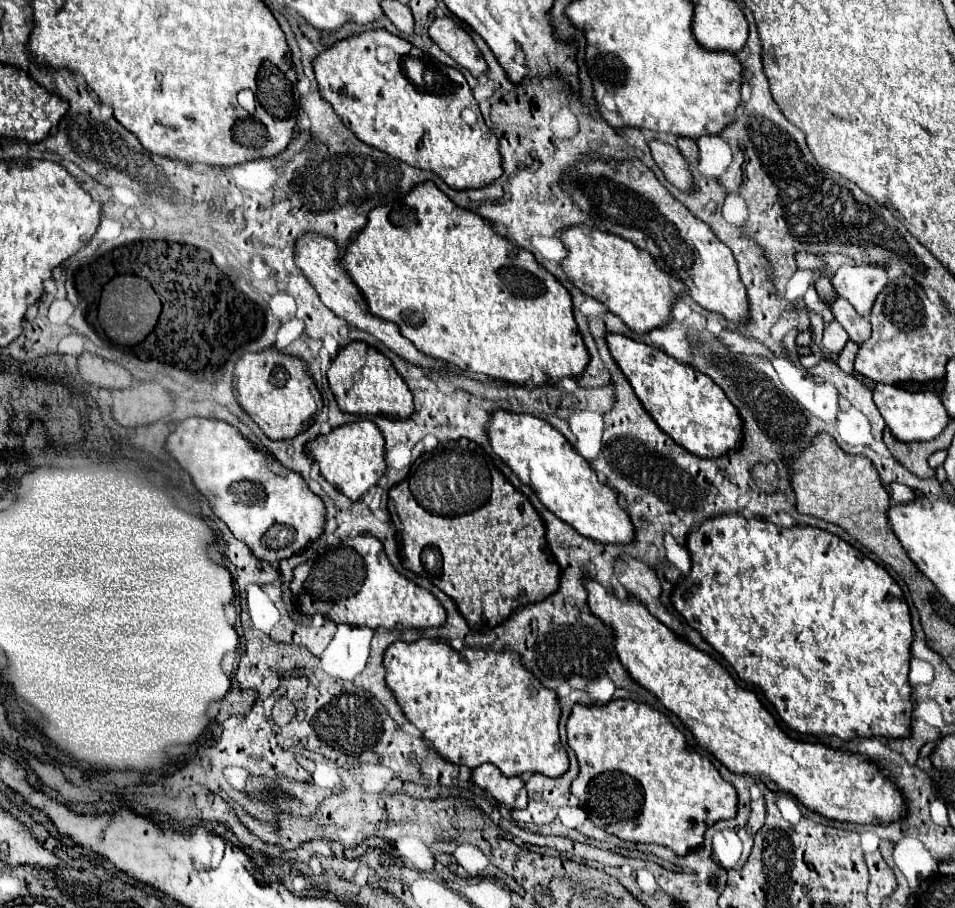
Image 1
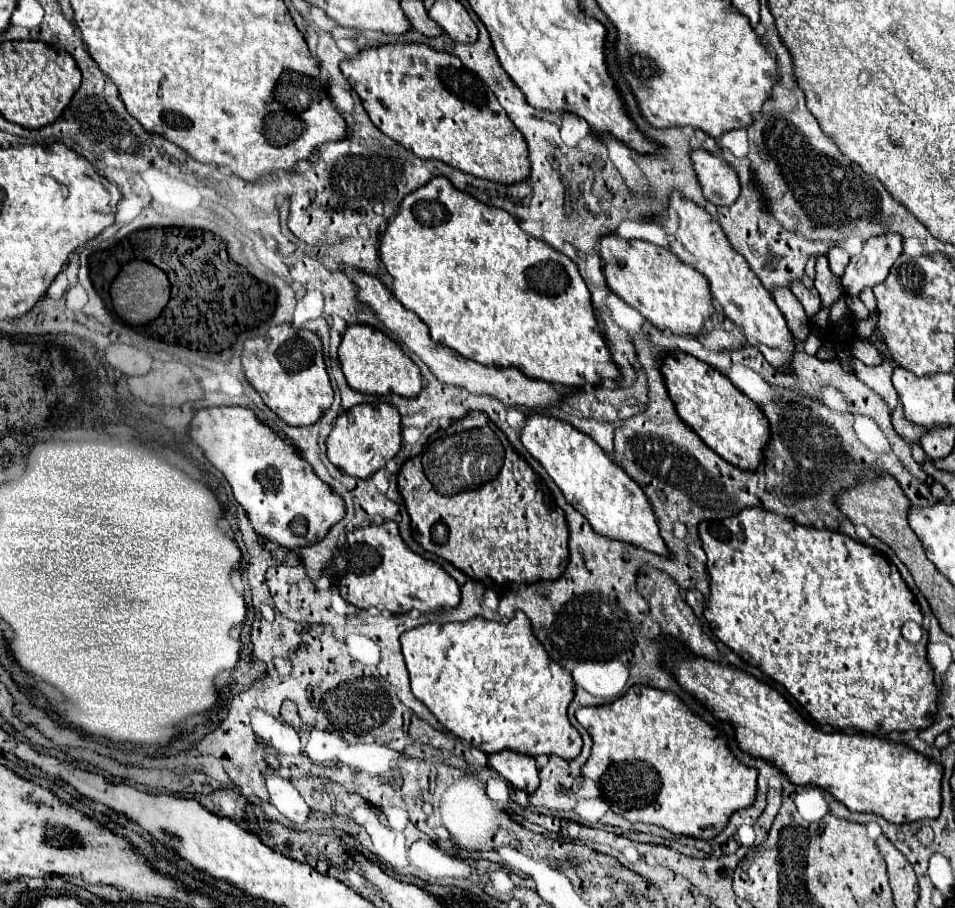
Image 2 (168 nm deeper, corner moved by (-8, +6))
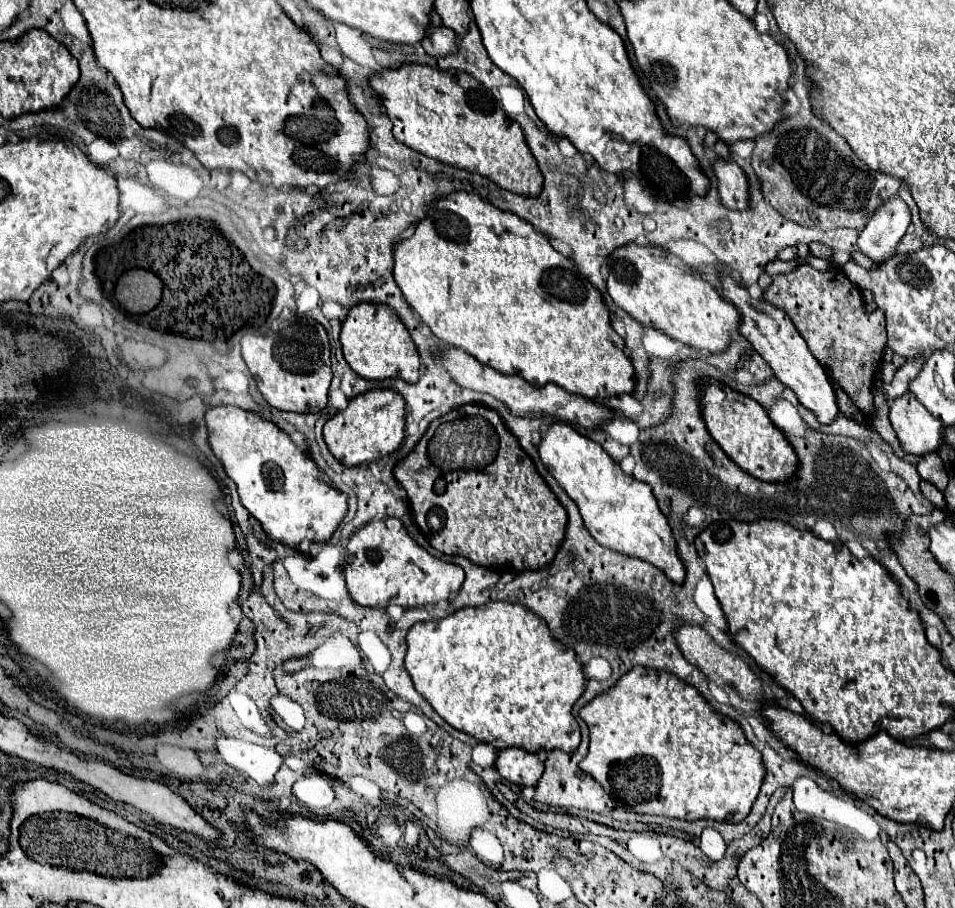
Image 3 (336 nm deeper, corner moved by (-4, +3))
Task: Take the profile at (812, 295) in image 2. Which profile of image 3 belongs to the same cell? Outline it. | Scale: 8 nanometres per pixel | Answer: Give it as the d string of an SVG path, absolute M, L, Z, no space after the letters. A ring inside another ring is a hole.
M800 265L790 273L780 273L774 277L772 285L764 291L762 295L764 301L772 303L774 307L782 309L784 313L790 315L792 323L808 343L808 349L814 353L814 357L828 367L830 377L848 393L848 397L862 409L862 411L872 411L872 393L870 387L874 383L874 365L882 361L882 347L886 345L886 321L884 313L880 309L866 313L860 289L848 281L848 277L842 273L840 267L832 267L830 271L818 271L810 265Z

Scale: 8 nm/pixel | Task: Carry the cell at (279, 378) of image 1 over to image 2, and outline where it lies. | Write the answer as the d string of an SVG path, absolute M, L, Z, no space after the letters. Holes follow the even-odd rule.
M280 324L264 336L248 338L242 350L242 366L248 382L262 396L264 404L290 426L308 426L332 404L332 386L324 364L324 348L316 332Z

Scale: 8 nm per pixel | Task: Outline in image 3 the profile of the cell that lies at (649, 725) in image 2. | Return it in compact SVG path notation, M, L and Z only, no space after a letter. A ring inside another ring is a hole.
M638 665L622 675L608 693L584 705L580 717L590 729L590 749L580 769L590 773L616 803L630 811L682 821L712 819L730 823L740 823L750 813L766 773L762 755L744 739L738 723L716 713L694 687L674 675Z

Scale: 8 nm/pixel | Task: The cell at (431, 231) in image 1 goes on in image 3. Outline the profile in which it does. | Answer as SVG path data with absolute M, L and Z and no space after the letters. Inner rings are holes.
M454 191L454 193L446 195L446 197L434 199L430 203L428 215L418 221L414 235L408 237L408 239L402 239L394 247L394 279L396 279L398 287L402 289L402 295L408 301L408 305L432 329L434 337L438 337L446 345L462 347L466 353L470 353L472 357L476 357L478 361L482 361L484 365L490 365L492 369L496 369L500 373L520 375L534 387L542 387L546 383L556 383L562 389L566 389L568 393L574 393L574 395L580 395L580 397L586 397L586 399L614 397L614 395L620 395L620 393L632 393L632 389L634 389L636 377L634 377L632 363L624 355L622 337L610 325L610 313L608 313L608 309L606 309L606 305L602 301L602 295L592 287L592 283L584 275L580 275L576 271L574 263L568 257L564 257L562 253L558 253L550 245L550 241L542 233L538 233L530 223L520 219L516 213L496 209L494 205L482 201L478 195L464 193L464 191Z

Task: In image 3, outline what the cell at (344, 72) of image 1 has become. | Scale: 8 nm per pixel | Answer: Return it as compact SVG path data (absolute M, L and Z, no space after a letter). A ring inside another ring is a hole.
M402 63L374 73L368 85L392 121L396 141L446 165L488 177L508 191L530 197L540 193L542 173L530 155L520 125L506 117L492 93L480 81L474 81L470 73Z

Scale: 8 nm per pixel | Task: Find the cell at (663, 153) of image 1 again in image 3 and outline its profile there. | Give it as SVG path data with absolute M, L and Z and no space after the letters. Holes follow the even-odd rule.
M716 159L712 171L718 181L720 203L726 209L746 209L748 207L748 181L744 171L726 159Z

